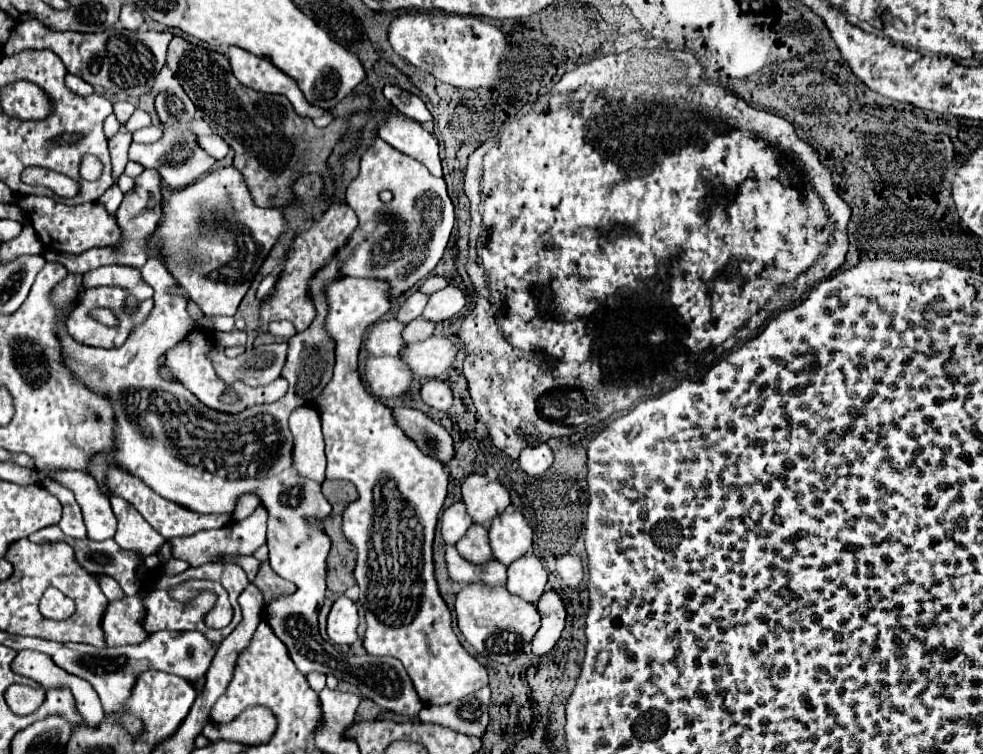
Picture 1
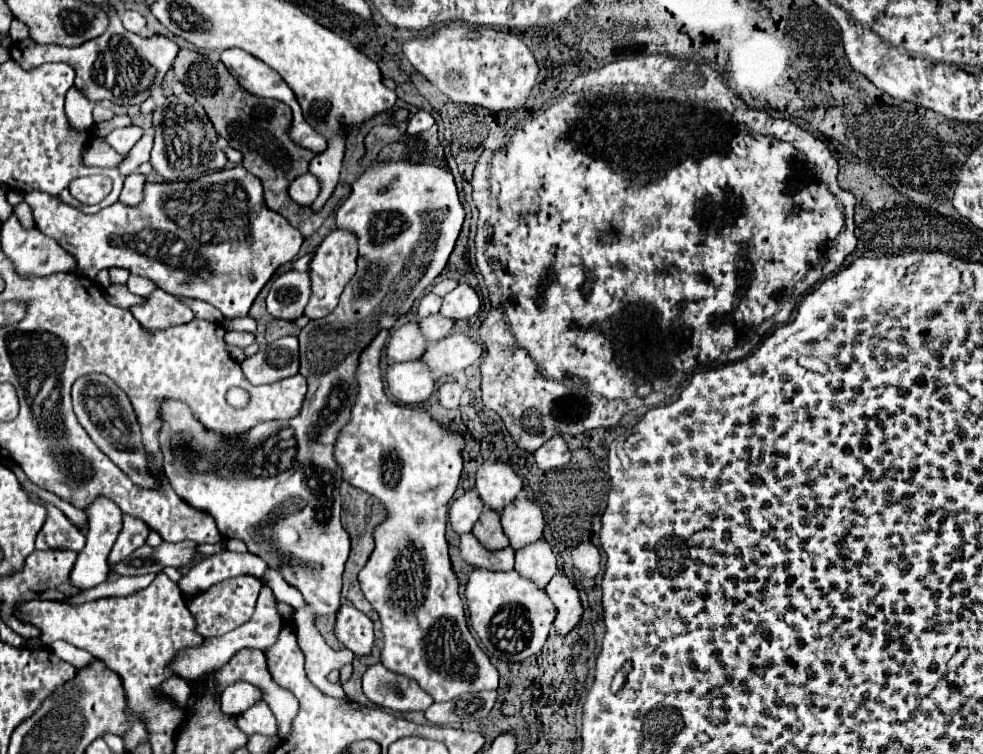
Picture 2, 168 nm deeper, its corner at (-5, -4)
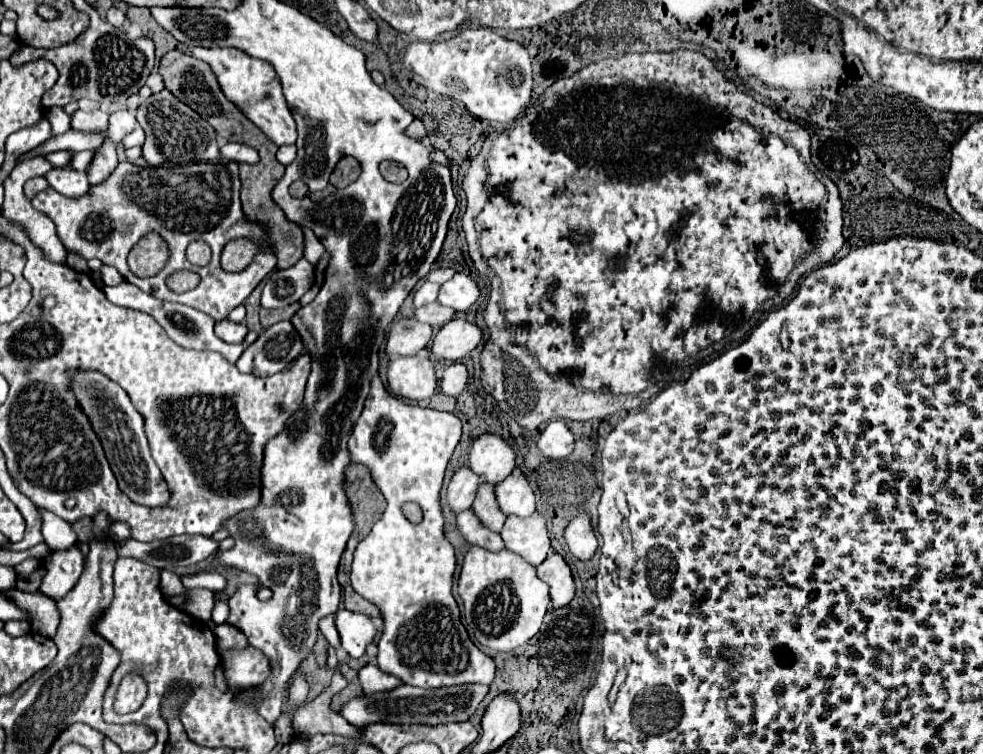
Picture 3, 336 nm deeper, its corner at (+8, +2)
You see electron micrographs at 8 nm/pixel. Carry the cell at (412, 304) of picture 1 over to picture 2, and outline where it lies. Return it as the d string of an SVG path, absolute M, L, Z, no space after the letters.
M426 293L422 299L420 299L420 305L418 305L418 317L424 319L428 315L434 315L440 311L440 305L442 305L442 299L434 293Z

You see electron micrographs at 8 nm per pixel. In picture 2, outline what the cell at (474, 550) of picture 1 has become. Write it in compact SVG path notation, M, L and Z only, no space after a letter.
M484 509L478 523L472 529L472 535L482 543L488 551L500 551L508 547L506 535L500 527L500 513L494 513L492 509Z

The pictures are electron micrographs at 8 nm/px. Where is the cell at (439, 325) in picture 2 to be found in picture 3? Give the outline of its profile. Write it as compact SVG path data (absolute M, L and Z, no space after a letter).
M429 303L429 305L425 305L425 307L419 307L419 309L415 309L415 319L419 321L419 323L429 323L429 325L433 325L433 327L441 327L441 325L445 325L447 321L451 321L453 319L453 315L455 315L455 311L451 309L451 307L445 307L445 305L441 305L441 303Z

